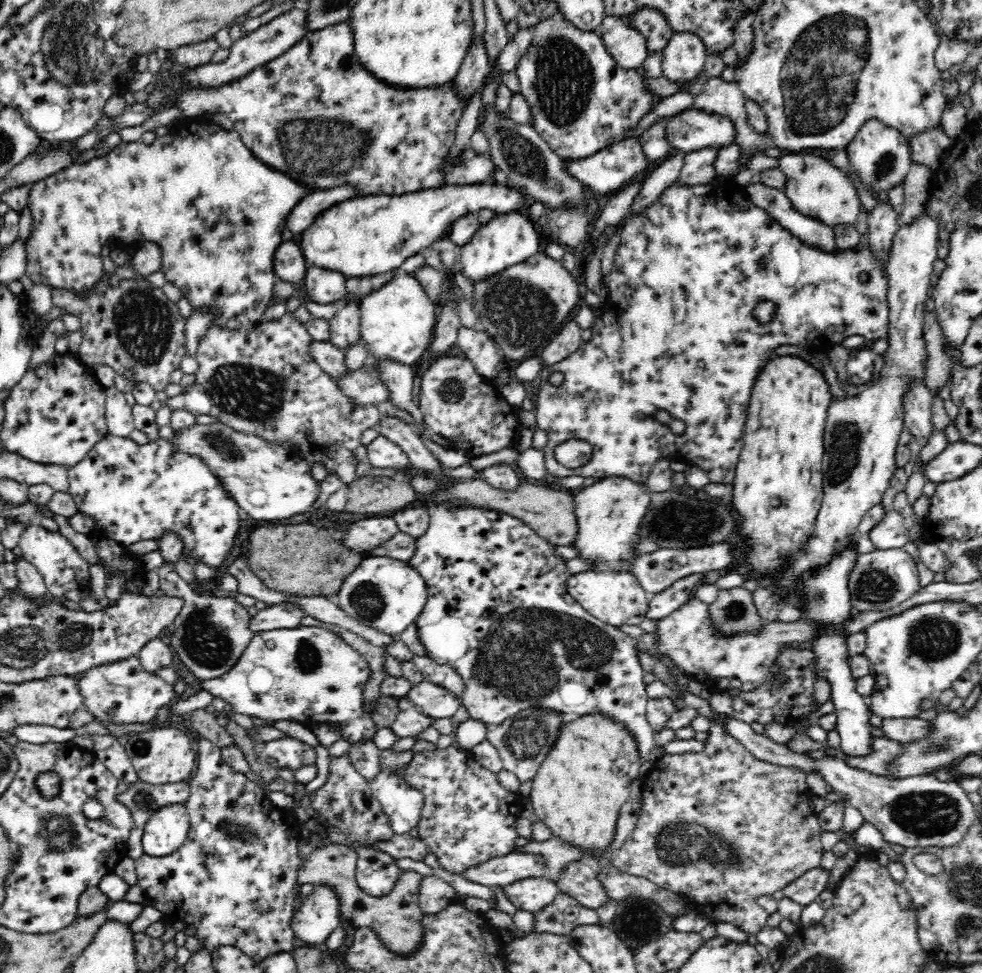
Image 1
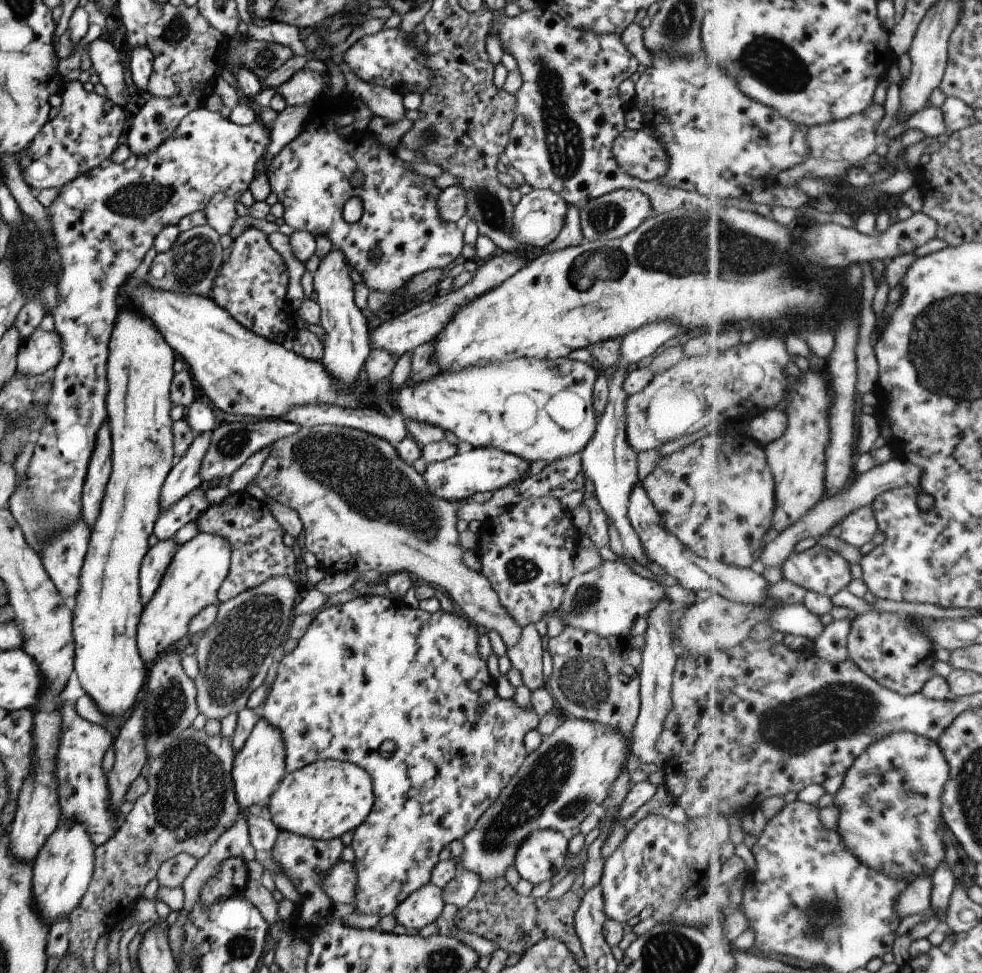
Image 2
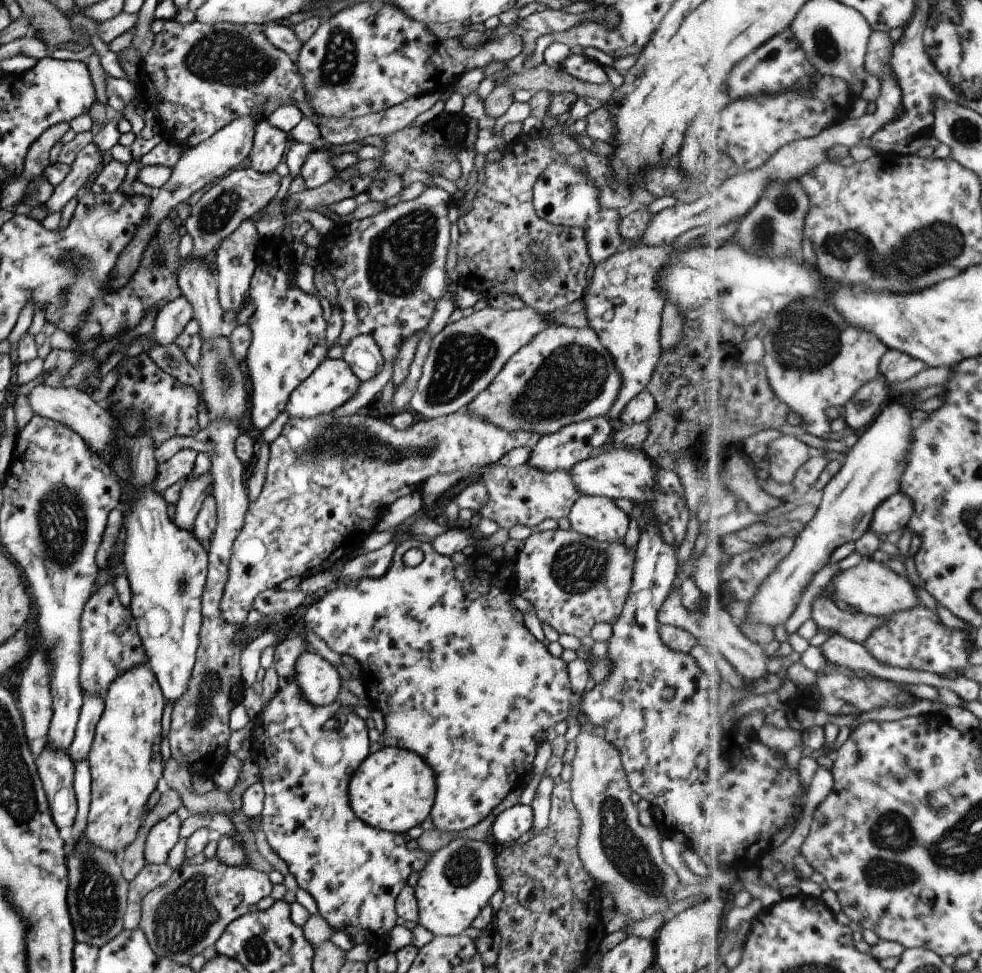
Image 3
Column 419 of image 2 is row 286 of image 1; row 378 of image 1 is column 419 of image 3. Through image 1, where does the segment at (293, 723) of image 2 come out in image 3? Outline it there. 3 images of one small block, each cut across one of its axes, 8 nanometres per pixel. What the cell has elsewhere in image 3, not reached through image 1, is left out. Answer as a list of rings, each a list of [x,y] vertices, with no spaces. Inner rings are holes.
[[[417,538],[406,539],[394,548],[392,559],[386,568],[385,574],[380,577],[363,577],[356,581],[339,581],[326,593],[307,608],[304,614],[305,631],[314,632],[325,644],[337,652],[348,654],[355,658],[360,665],[360,675],[364,694],[375,709],[382,714],[384,730],[380,734],[380,744],[385,747],[402,748],[421,757],[433,771],[435,777],[435,796],[429,813],[433,828],[441,832],[461,832],[469,826],[475,826],[507,796],[511,790],[522,787],[527,773],[531,772],[535,750],[545,741],[545,730],[555,726],[565,719],[567,712],[574,704],[580,704],[581,696],[575,695],[569,687],[567,679],[567,665],[560,657],[553,657],[543,643],[539,642],[523,624],[523,615],[511,607],[511,598],[514,595],[511,589],[515,586],[514,568],[512,559],[502,556],[499,559],[491,558],[490,552],[475,552],[463,565],[453,563],[449,557],[440,555],[430,543],[421,542]],[[409,548],[419,548],[423,554],[422,561],[414,567],[407,567],[401,561],[401,556]]]

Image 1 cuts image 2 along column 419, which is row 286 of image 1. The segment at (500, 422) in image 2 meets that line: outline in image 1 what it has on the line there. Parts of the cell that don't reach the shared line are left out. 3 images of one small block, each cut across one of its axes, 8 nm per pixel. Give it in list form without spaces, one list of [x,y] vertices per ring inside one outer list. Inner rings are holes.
[[[396,272],[392,280],[383,284],[376,292],[365,295],[358,303],[361,337],[373,356],[416,365],[427,354],[434,338],[436,305],[414,273]]]

